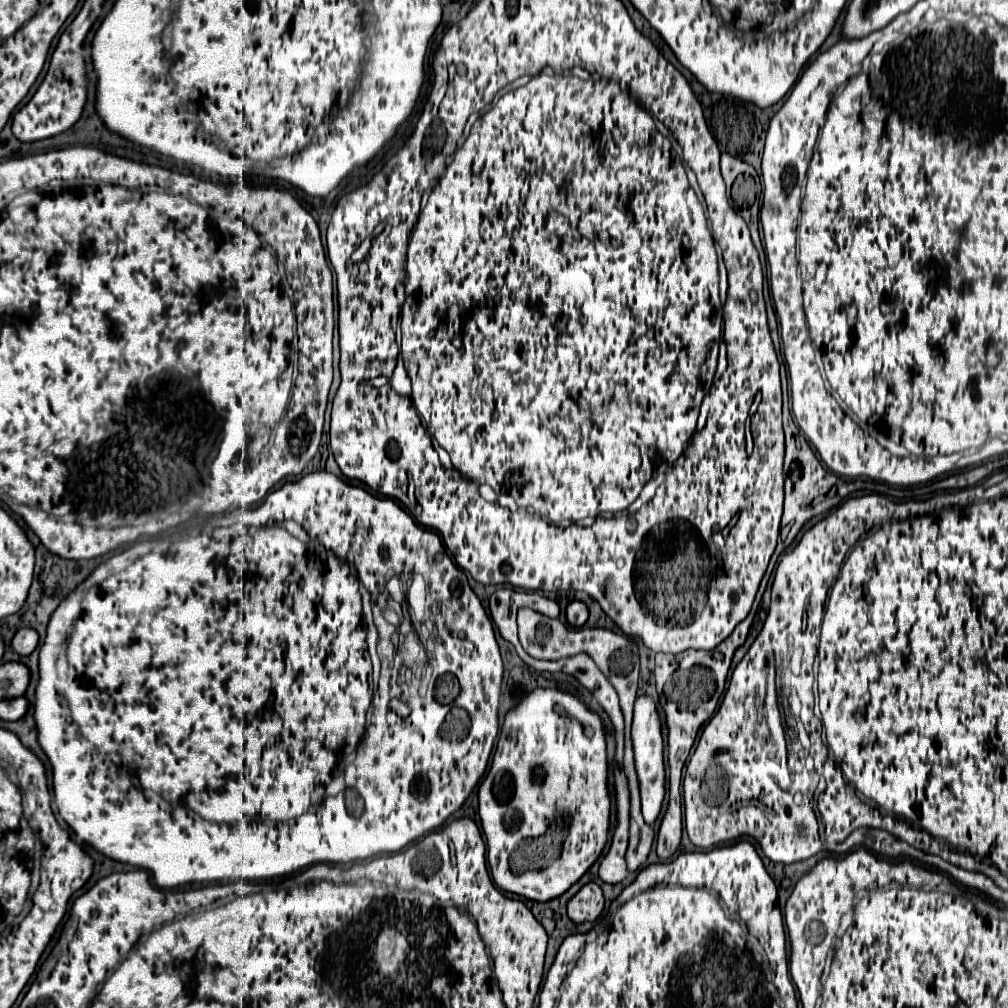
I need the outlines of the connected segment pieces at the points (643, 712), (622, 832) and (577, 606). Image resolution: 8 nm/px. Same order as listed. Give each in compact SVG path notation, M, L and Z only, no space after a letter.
M640 695L636 699L632 741L634 741L634 755L636 755L636 771L640 779L642 813L644 813L644 821L652 825L662 811L662 803L666 795L666 771L664 771L664 725L658 713L658 705L650 695Z
M618 819L618 827L614 831L614 839L612 839L612 847L608 849L608 853L602 857L600 861L600 879L604 883L620 883L628 877L628 869L626 869L626 849L628 849L628 825Z
M572 601L566 607L566 617L568 617L568 623L570 625L582 627L586 623L586 619L588 619L588 607L582 601Z

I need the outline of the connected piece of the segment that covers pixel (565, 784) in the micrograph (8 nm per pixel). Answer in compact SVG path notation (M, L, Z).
M536 687L528 695L522 697L522 701L512 707L502 723L498 745L492 757L492 765L488 775L478 787L478 815L482 823L482 833L486 835L486 859L490 865L490 873L494 883L508 893L522 895L530 901L540 901L546 903L550 899L556 899L564 895L602 855L606 841L608 841L608 831L610 831L610 807L612 807L612 797L608 791L608 755L606 755L606 729L600 719L600 715L592 709L588 709L576 695L556 689L556 687Z

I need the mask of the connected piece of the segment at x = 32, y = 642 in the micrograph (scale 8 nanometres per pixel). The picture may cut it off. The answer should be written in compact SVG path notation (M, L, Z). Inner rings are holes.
M20 629L12 639L12 649L20 655L30 655L38 647L38 631L36 629Z

